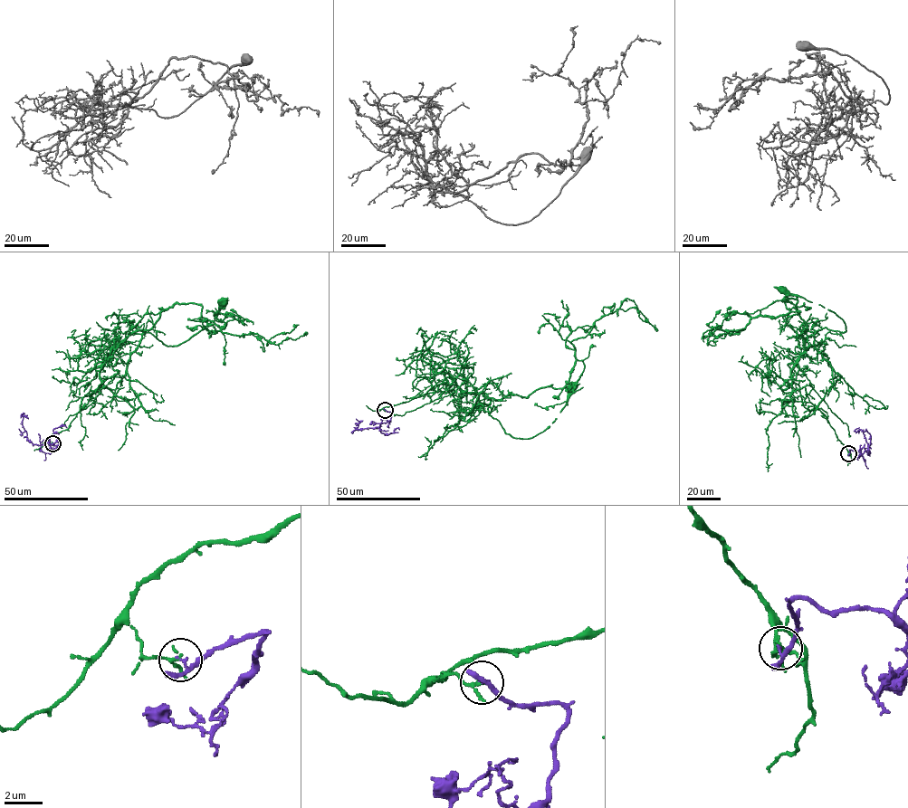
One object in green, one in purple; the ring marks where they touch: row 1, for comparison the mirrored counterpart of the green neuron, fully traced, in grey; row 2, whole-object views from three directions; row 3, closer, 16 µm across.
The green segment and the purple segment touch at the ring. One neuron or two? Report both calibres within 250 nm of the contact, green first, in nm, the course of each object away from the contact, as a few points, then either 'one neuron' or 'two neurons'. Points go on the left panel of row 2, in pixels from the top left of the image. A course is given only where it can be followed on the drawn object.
calibres 140 and 150 nm; course green (52, 443), (106, 378), (109, 350), (176, 303), (200, 304), (222, 327), (234, 318), (222, 301); course purple (52, 443), (60, 441), (54, 449), (47, 442), (37, 445), (30, 442), (22, 424), (24, 413), (21, 414); two neurons

